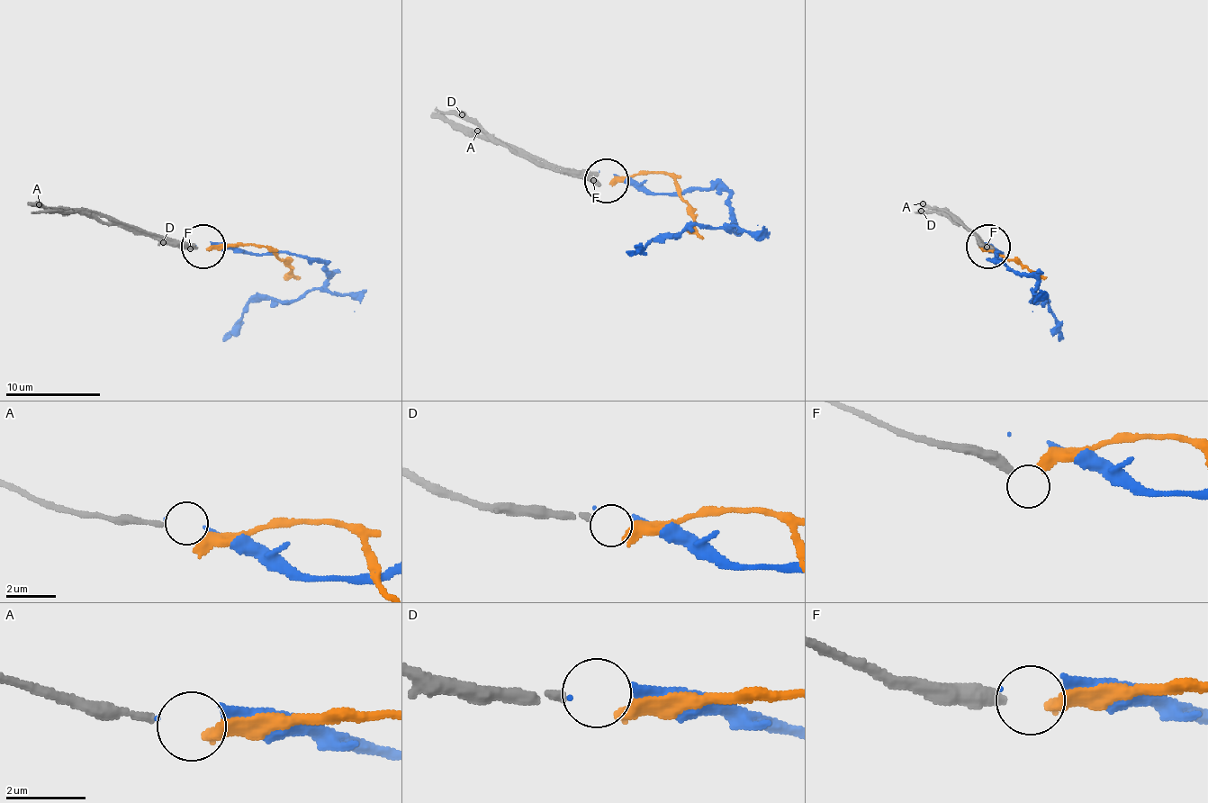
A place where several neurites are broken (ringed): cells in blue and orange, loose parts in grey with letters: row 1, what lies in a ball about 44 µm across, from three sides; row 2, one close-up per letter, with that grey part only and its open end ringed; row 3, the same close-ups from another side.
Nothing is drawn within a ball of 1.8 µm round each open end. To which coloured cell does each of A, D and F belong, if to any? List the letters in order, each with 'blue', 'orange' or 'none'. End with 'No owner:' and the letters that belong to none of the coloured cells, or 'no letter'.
A: none
D: orange
F: none
No owner: A, F

